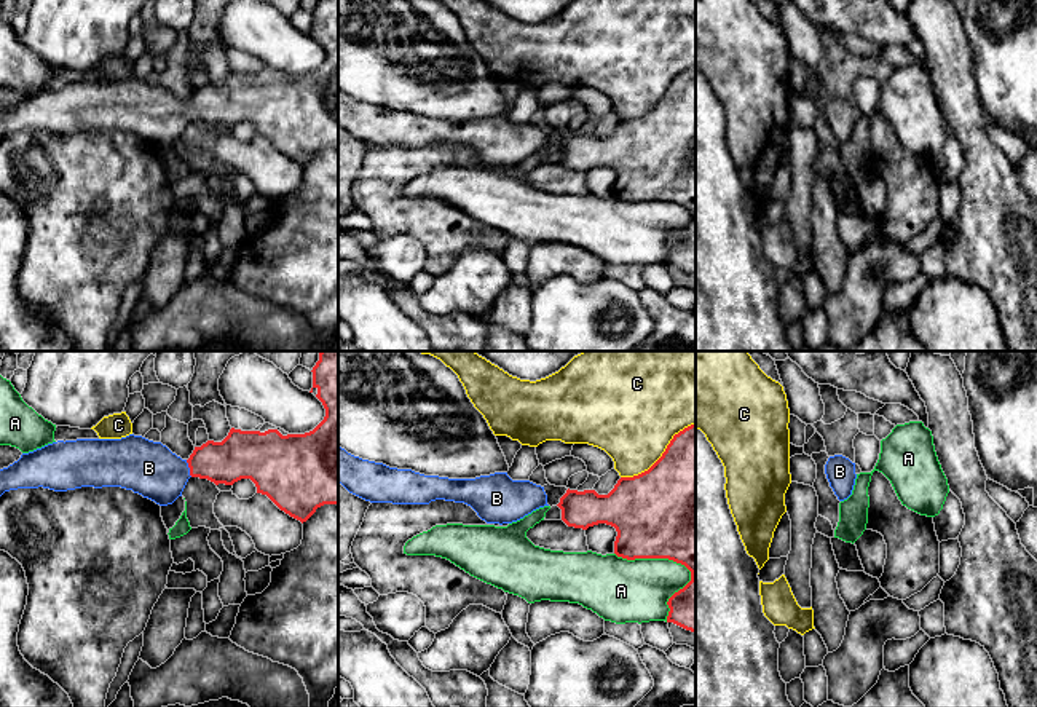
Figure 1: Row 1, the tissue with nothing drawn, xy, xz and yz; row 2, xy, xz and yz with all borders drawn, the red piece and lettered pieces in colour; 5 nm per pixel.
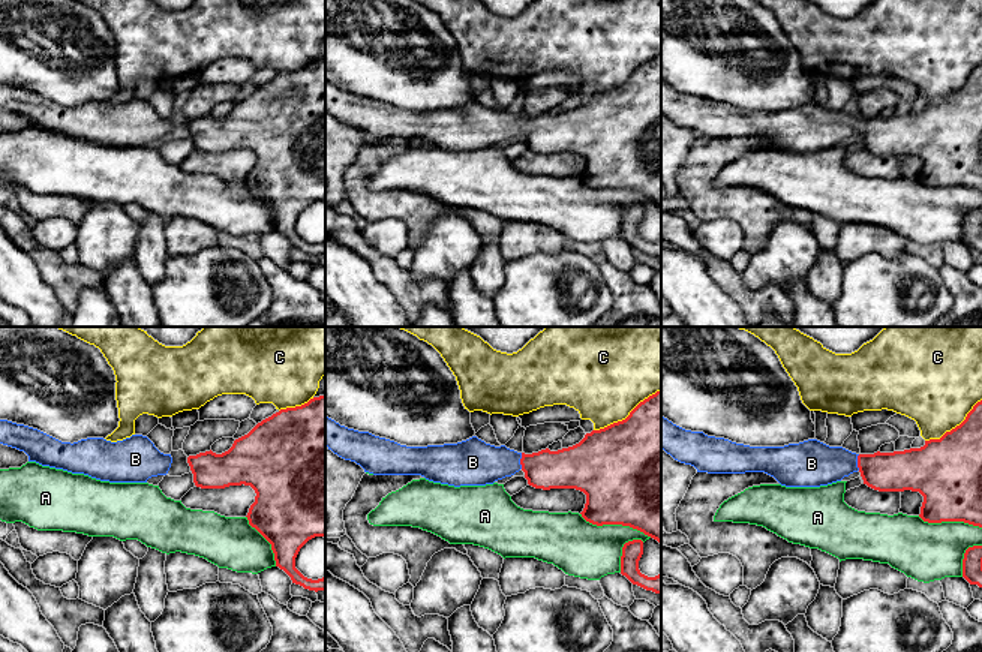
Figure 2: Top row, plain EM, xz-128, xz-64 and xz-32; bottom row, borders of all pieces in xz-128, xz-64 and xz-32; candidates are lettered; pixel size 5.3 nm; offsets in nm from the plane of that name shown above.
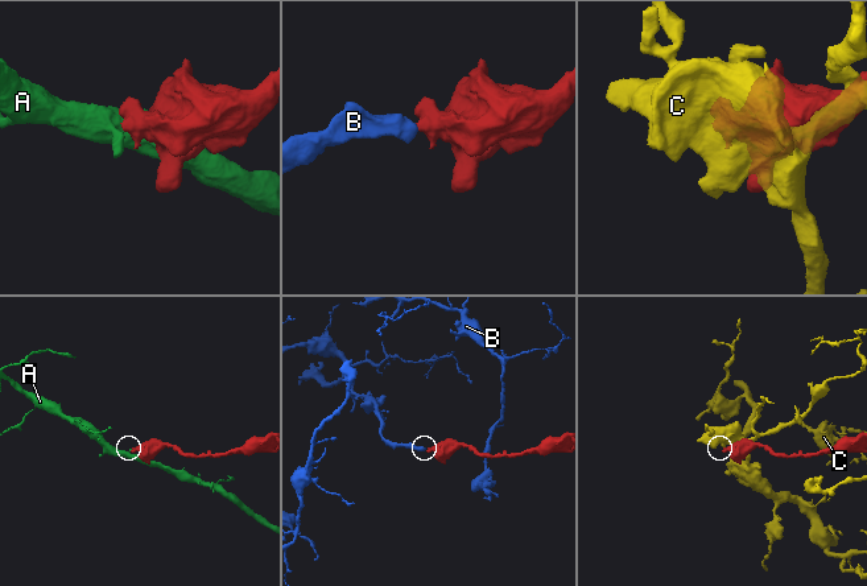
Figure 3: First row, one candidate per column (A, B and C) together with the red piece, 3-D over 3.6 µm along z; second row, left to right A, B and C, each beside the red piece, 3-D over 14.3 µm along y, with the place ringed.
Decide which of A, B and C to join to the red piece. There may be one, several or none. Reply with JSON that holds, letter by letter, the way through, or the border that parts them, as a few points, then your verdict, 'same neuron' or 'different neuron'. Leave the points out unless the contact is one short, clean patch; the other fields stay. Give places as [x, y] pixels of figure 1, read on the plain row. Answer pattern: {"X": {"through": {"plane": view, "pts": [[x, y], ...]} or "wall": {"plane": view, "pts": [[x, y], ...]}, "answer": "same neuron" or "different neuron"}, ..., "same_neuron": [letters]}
{"A": {"answer": "different neuron"}, "B": {"through": {"plane": "xy", "pts": [[236, 99], [189, 109], [149, 110]]}, "answer": "same neuron"}, "C": {"answer": "different neuron"}, "same_neuron": ["B"]}

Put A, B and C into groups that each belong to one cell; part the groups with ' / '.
A / B / C

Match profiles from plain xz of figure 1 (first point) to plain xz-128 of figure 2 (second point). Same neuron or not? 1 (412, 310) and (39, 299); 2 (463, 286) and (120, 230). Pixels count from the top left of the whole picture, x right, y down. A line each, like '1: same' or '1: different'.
1: different
2: same

